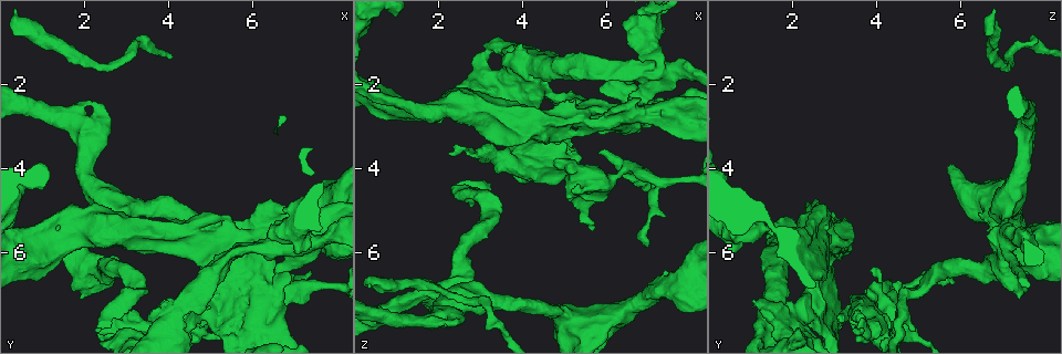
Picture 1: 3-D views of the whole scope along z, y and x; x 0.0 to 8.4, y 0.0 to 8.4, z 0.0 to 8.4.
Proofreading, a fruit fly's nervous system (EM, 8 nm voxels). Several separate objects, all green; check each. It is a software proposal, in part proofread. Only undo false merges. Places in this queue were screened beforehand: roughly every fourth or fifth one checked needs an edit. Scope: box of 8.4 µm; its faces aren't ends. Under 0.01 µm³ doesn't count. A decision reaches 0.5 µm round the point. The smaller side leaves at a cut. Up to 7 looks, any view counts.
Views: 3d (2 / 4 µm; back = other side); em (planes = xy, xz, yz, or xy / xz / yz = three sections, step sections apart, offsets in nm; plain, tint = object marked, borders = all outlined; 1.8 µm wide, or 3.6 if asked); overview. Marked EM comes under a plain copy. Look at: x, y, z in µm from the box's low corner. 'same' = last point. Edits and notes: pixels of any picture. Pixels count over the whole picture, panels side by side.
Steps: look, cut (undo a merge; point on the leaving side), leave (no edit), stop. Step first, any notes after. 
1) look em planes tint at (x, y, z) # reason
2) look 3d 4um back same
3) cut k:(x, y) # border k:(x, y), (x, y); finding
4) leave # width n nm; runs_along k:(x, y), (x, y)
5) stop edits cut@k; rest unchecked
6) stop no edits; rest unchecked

look em planes tint at (3.35, 7.80, 3.65) # calibre changes

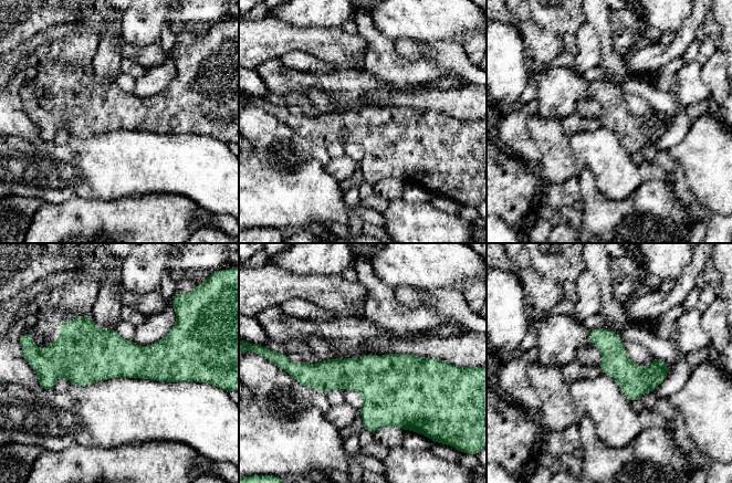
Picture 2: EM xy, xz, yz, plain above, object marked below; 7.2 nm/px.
leave # width 200 nm; all the same neuron

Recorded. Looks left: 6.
look em xz step 4 tint at (7.20, 6.85, 4.25) # branch point

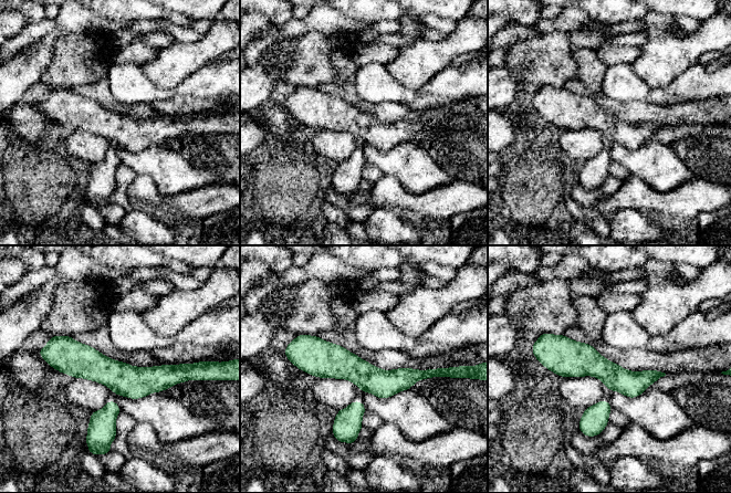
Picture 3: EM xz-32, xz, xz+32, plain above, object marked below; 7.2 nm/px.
look em planes tint same # another direction

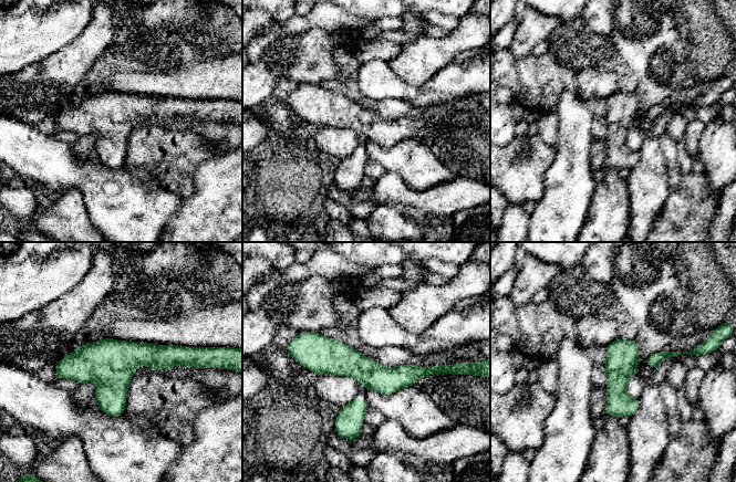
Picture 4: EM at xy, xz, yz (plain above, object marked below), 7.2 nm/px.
leave # width 200 nm; runs_along 4:(300, 360), (433, 370); one neuron here

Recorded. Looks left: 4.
look 3d 4um at (1.70, 5.55, 6.95) # sharp bend

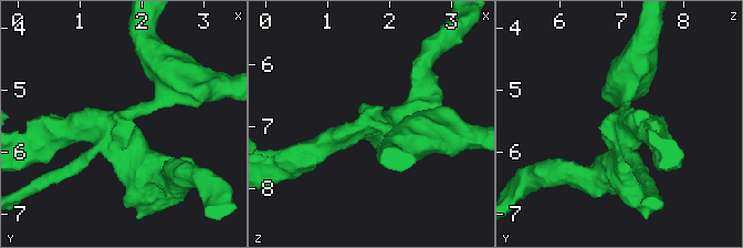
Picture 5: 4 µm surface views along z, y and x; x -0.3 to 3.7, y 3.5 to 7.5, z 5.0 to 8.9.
look em planes tint at (1.70, 5.55, 6.95) # arms 4; now the EM

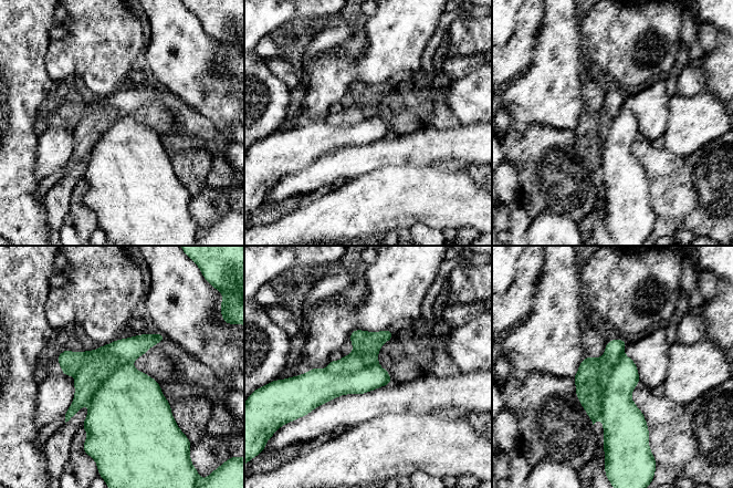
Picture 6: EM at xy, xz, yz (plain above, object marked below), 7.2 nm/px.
cut 6:(126, 397) # border 6:(131, 362), (108, 354), (87, 402); two neurons meet here

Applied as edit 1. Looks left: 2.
stop edits cut@6; rest unchecked

